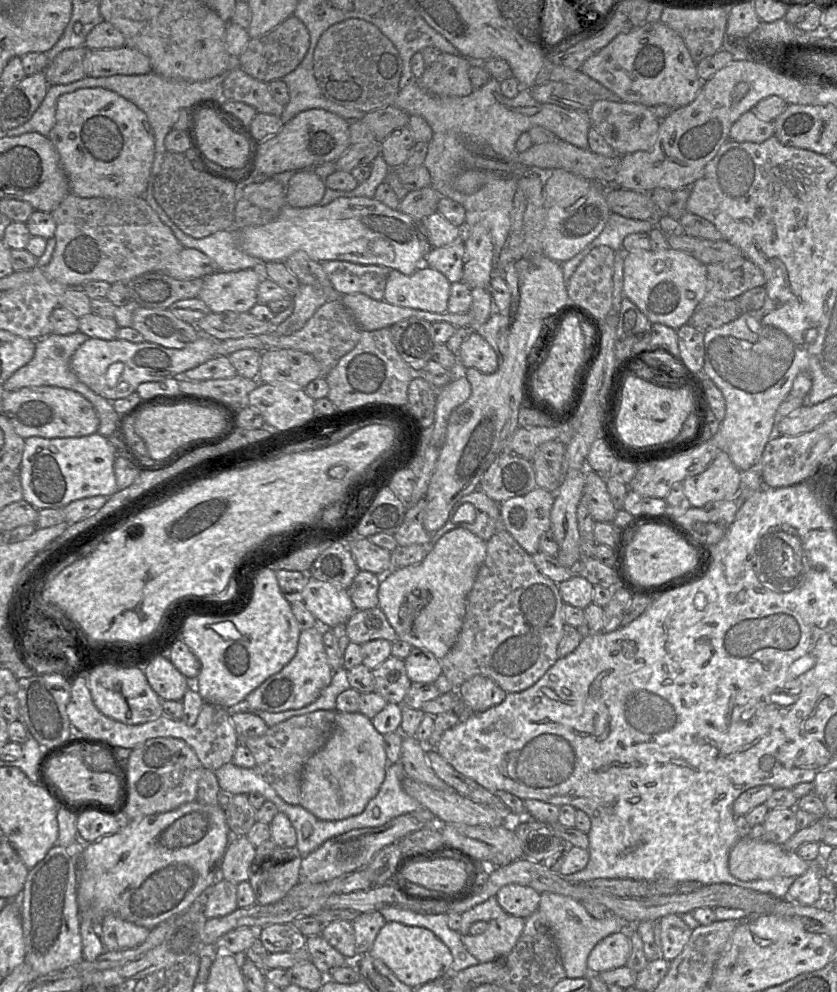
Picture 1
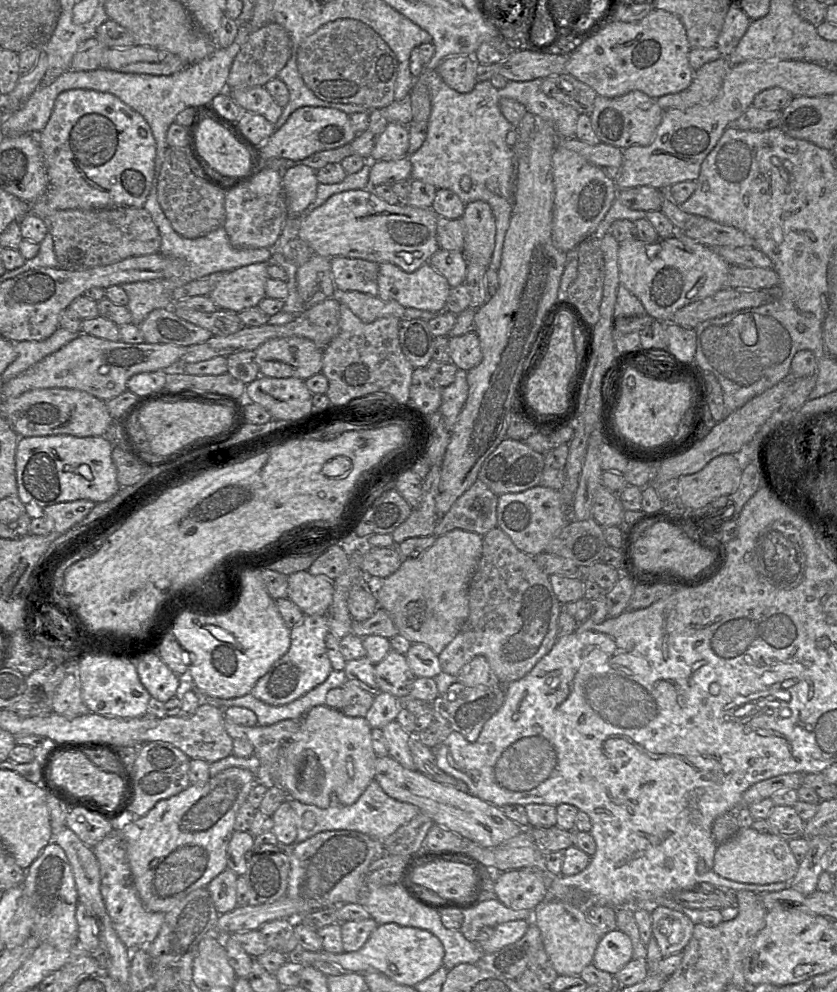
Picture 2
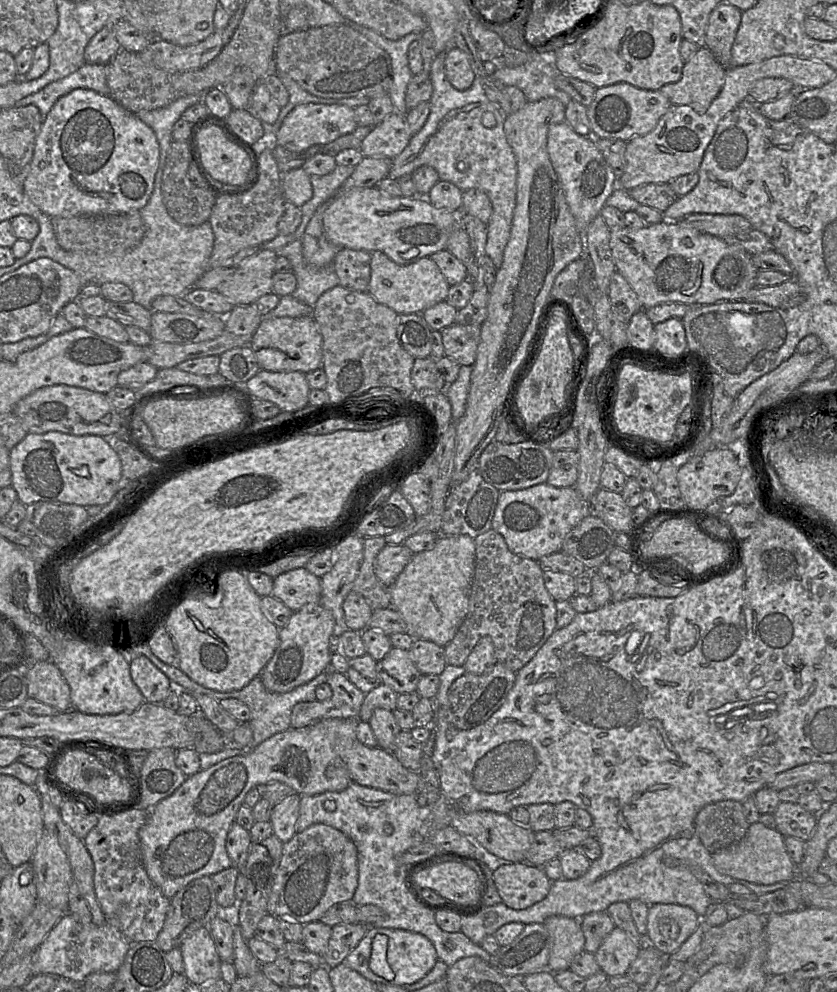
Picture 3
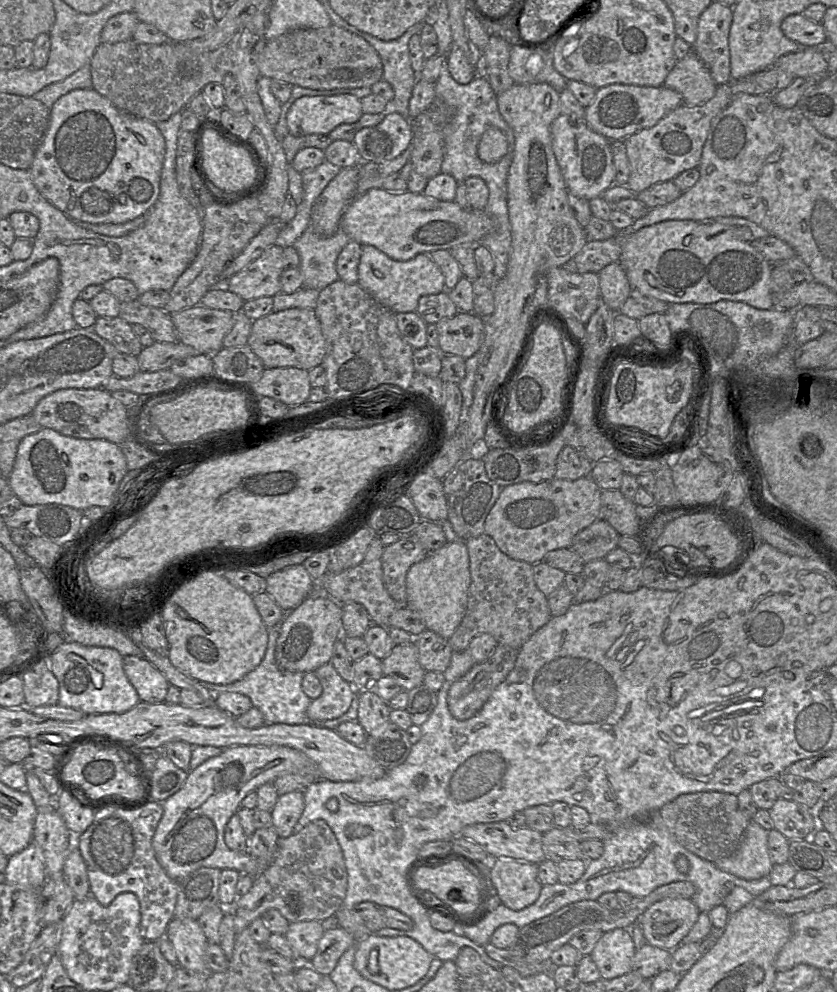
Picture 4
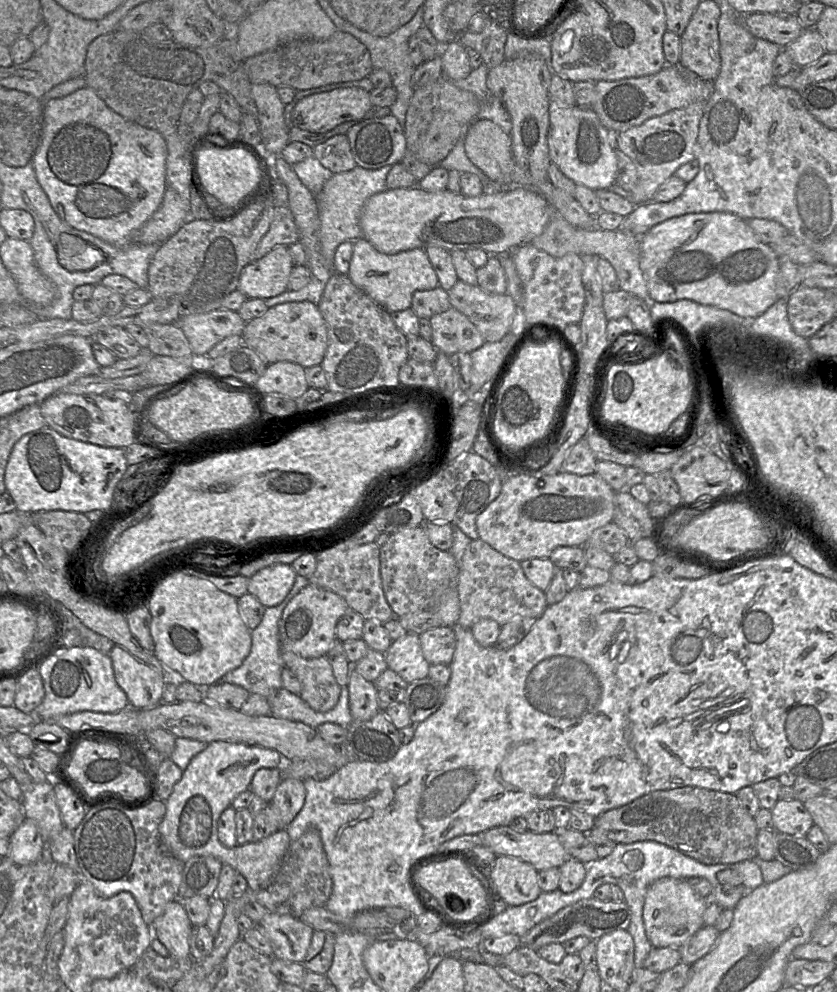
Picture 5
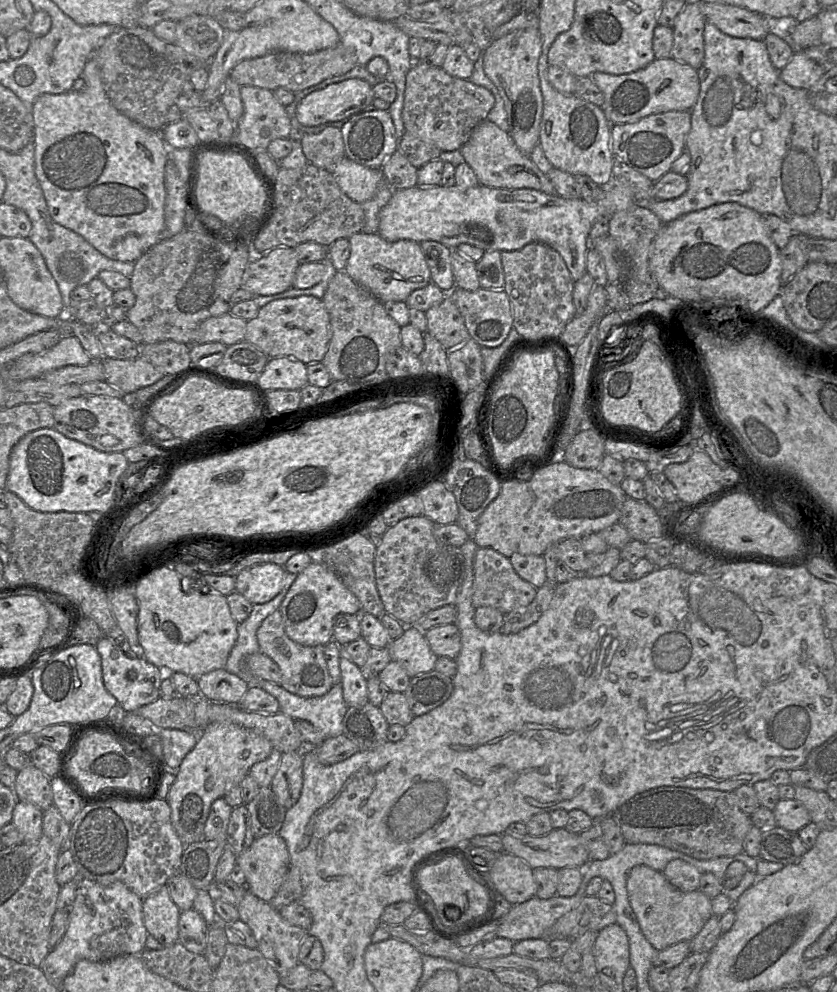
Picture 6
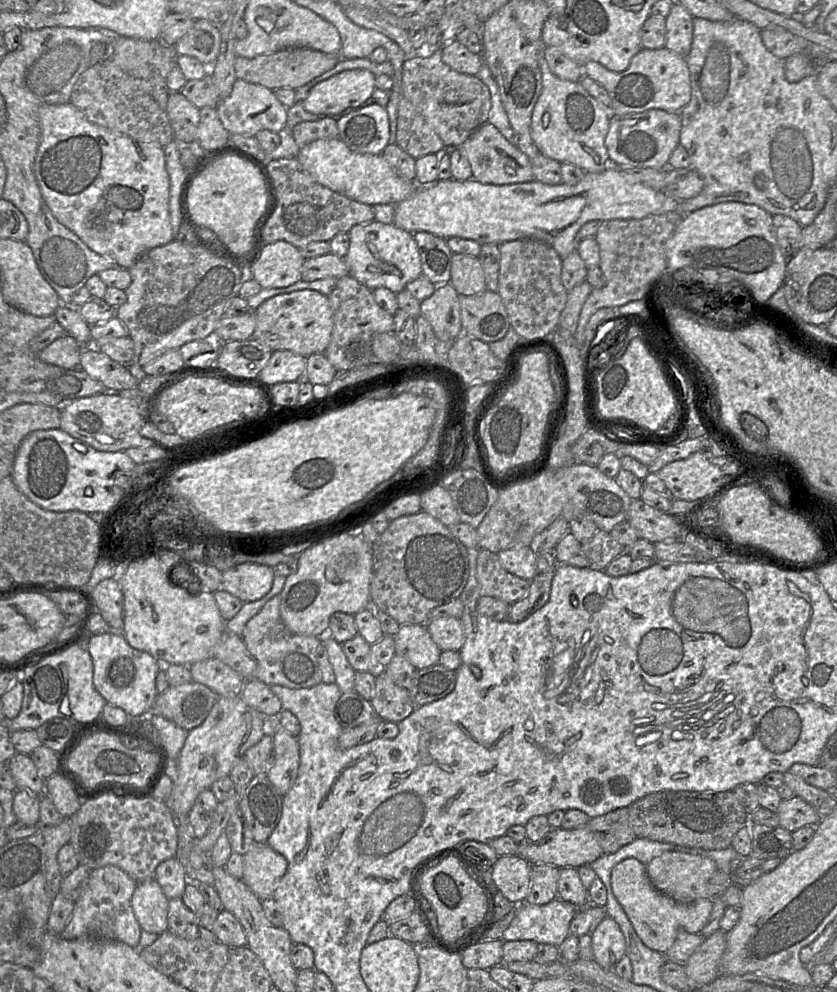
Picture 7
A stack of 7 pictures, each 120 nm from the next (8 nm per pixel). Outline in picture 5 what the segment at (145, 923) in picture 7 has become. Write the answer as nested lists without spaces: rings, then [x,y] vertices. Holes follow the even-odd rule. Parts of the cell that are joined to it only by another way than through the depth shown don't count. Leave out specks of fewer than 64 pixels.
[[[179,901],[169,902],[150,927],[153,938],[166,947],[170,956],[190,957],[189,939],[193,925]]]

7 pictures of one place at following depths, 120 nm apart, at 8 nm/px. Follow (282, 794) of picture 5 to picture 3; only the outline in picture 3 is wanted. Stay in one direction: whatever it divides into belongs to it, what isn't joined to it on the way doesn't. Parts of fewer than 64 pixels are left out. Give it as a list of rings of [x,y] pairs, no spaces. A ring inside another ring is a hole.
[[[292,793],[272,809],[270,823],[273,834],[282,843],[288,842],[295,834],[295,824],[299,817],[301,795]]]

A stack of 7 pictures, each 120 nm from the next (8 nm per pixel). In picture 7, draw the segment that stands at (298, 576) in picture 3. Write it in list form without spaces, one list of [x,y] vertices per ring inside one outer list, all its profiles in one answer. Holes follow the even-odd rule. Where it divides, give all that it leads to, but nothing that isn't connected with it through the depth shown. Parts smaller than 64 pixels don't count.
[[[245,562],[222,571],[222,589],[243,603],[264,597],[272,588],[275,569],[271,566]]]

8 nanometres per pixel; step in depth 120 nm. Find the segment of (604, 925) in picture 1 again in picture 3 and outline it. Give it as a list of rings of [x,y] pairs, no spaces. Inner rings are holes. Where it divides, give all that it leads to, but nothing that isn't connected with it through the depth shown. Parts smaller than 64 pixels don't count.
[[[554,915],[543,924],[550,937],[548,970],[556,973],[569,969],[574,957],[585,951],[585,936],[579,919]]]

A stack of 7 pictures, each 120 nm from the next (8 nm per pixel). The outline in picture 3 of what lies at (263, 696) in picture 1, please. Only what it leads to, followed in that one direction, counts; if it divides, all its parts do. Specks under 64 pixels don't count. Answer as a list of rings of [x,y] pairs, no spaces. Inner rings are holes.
[[[309,603],[295,611],[288,624],[279,629],[279,646],[259,674],[265,688],[271,692],[289,692],[331,668],[329,643],[338,630],[332,613],[321,603]]]

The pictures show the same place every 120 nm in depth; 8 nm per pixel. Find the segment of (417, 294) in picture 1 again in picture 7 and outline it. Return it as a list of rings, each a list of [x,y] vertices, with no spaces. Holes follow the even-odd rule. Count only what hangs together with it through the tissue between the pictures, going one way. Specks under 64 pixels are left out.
[[[373,220],[353,226],[348,234],[350,244],[344,260],[349,275],[369,289],[385,287],[398,293],[405,289],[407,283],[422,275],[419,249],[413,233],[394,223],[385,224]]]

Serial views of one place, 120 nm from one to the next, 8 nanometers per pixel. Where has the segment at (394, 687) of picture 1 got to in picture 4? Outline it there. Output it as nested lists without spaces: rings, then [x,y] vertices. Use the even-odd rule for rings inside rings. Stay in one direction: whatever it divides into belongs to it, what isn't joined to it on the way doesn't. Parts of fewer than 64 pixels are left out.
[[[413,642],[396,644],[390,654],[382,659],[383,675],[393,677],[405,690],[409,691],[424,684],[425,669],[418,657],[418,648]]]

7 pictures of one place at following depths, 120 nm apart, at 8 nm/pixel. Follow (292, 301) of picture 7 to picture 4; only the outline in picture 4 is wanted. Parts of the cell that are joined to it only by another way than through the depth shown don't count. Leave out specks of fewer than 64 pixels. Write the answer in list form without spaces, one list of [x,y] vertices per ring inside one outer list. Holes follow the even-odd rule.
[[[290,308],[252,321],[247,345],[265,368],[296,367],[309,371],[322,364],[326,342],[314,310]]]

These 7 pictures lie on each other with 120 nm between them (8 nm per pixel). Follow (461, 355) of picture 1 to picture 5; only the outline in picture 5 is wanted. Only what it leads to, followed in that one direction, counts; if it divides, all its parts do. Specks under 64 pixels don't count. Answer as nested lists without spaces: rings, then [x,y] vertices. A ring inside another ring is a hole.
[[[454,307],[433,315],[429,320],[432,327],[431,342],[446,355],[471,353],[486,343],[476,326]]]

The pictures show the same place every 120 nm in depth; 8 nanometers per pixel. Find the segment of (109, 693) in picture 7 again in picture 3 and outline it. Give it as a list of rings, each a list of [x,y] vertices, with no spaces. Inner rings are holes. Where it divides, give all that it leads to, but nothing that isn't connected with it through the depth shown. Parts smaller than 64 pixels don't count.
[[[145,656],[131,661],[130,674],[147,702],[163,704],[173,690],[170,679]]]

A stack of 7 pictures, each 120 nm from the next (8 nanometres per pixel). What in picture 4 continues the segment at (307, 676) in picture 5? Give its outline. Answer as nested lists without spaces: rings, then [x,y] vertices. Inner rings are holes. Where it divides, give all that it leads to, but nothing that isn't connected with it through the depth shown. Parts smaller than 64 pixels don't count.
[[[331,662],[314,671],[321,682],[322,694],[313,699],[307,708],[307,715],[313,722],[338,718],[345,714],[355,696],[355,688],[345,681]]]

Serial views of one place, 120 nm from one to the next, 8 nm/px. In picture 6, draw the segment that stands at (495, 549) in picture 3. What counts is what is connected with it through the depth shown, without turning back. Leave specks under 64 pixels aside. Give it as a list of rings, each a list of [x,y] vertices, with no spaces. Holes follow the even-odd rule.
[[[478,548],[474,556],[473,567],[472,603],[474,608],[491,606],[507,614],[529,605],[536,596],[537,588],[517,574],[508,557],[492,548]]]

